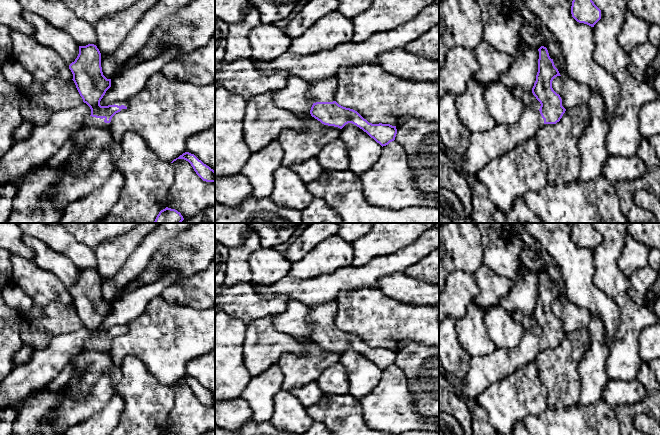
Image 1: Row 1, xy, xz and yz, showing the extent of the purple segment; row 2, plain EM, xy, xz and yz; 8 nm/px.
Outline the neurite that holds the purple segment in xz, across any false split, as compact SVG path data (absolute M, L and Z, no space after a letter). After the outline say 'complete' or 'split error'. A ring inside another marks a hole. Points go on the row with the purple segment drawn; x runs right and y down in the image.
M330 77L326 80L310 82L308 96L313 101L310 110L312 117L324 125L342 129L352 123L366 132L382 147L395 140L397 129L390 124L372 124L364 119L357 111L339 105L335 99L338 78Z; split error

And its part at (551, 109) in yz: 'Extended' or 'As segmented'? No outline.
Extended

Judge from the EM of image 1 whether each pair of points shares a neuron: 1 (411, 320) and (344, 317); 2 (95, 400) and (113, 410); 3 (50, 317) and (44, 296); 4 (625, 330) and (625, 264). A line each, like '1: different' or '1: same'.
1: same
2: different
3: different
4: different

